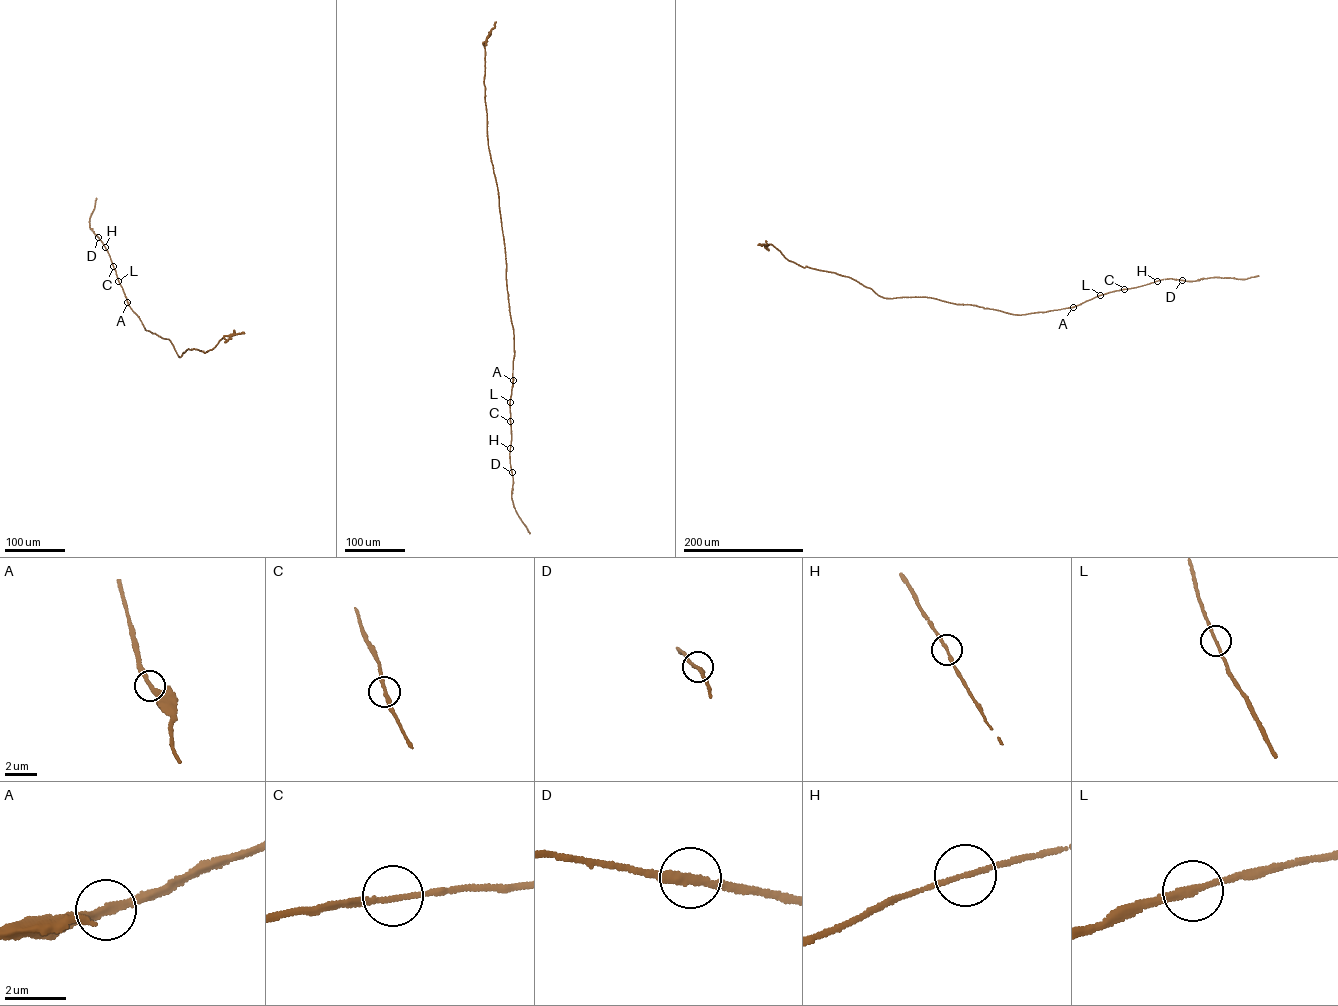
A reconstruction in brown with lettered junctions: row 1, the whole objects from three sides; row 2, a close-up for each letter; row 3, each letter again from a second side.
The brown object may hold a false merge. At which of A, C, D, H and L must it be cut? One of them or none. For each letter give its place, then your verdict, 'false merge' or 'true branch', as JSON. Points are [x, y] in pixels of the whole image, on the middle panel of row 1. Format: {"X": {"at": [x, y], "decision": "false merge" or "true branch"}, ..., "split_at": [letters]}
{"A": {"at": [513, 380], "decision": "true branch"}, "C": {"at": [510, 421], "decision": "true branch"}, "D": {"at": [512, 472], "decision": "true branch"}, "H": {"at": [510, 448], "decision": "true branch"}, "L": {"at": [510, 402], "decision": "true branch"}, "split_at": []}

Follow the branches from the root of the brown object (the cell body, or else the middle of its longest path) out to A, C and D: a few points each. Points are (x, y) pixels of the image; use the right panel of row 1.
A: (985, 308), (1020, 315), (1073, 307)
C: (985, 308), (1015, 315), (1043, 312), (1073, 307), (1124, 289)
D: (985, 308), (1015, 315), (1047, 311), (1073, 307), (1100, 295), (1162, 279), (1182, 280)

